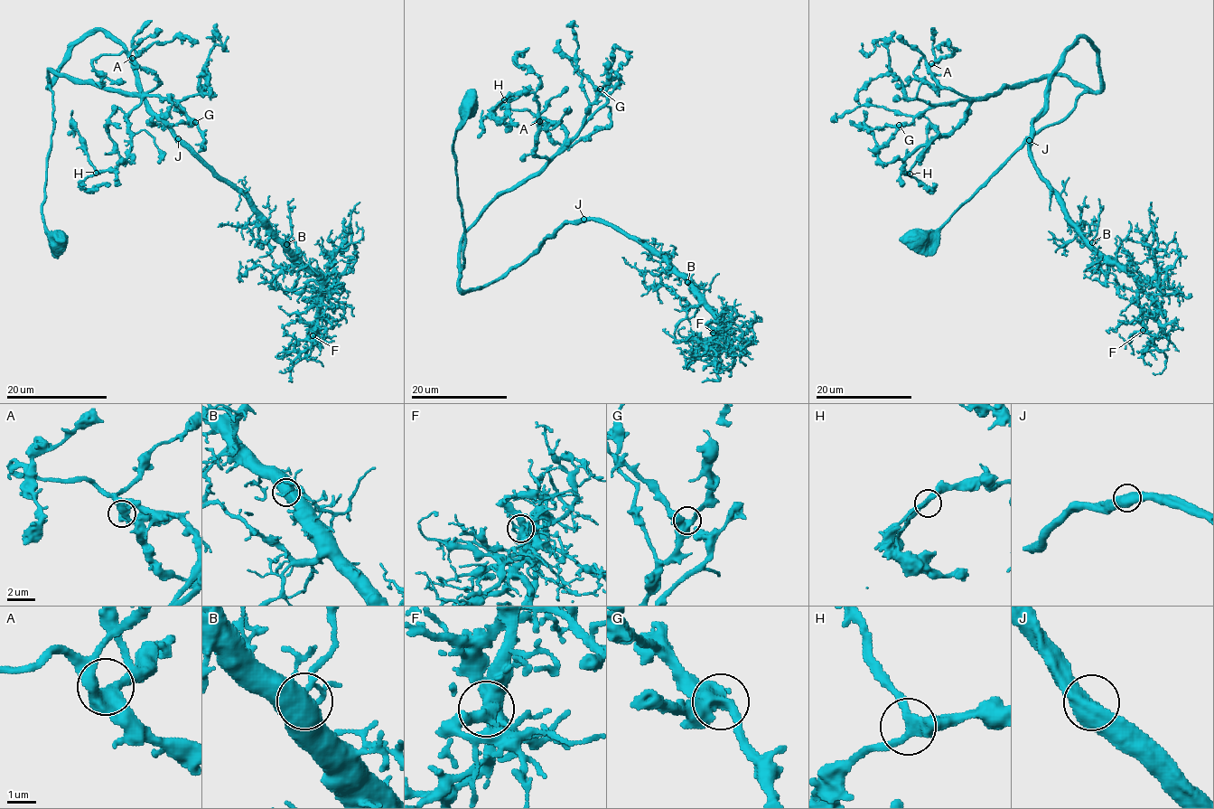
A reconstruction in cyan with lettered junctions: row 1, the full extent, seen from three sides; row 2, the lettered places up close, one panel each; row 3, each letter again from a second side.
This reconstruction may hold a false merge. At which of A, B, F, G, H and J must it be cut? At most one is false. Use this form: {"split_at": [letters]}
{"split_at": []}

